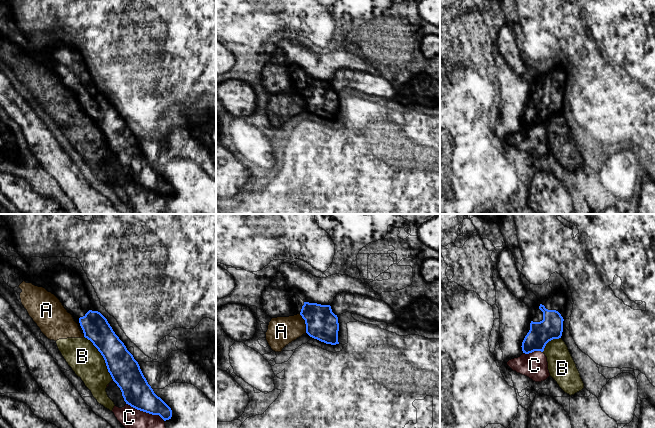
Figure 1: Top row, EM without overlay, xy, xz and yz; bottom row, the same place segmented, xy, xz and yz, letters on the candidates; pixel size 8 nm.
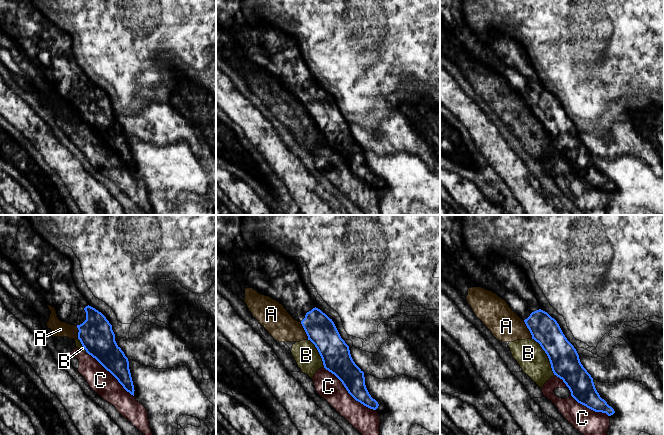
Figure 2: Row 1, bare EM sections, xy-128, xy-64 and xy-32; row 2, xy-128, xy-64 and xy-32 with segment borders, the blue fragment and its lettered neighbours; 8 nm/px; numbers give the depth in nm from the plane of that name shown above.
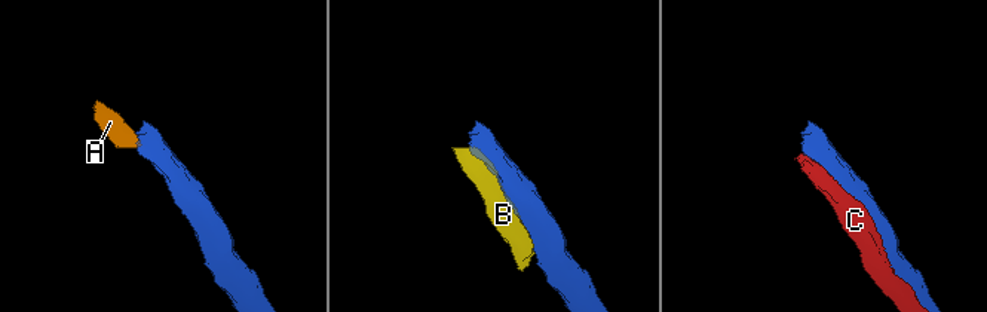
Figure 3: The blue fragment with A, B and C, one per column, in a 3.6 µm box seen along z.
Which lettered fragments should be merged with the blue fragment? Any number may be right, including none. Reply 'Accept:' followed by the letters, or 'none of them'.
Accept: none of them

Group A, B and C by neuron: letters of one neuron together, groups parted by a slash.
A B / C

